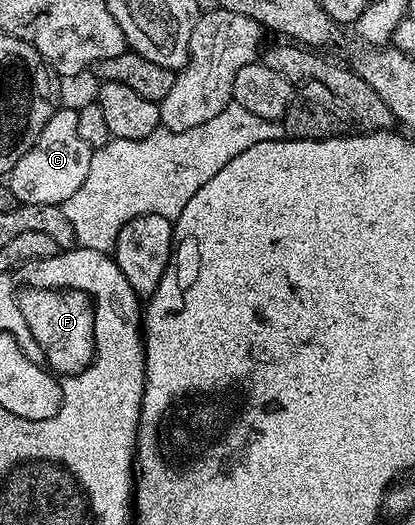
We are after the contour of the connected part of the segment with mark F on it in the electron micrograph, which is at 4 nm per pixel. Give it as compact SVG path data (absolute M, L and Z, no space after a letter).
M27 278L18 291L17 305L25 319L28 335L37 344L37 352L49 359L54 373L74 379L82 376L96 361L99 298L89 292L89 288L73 288L73 284L41 284L41 280Z

